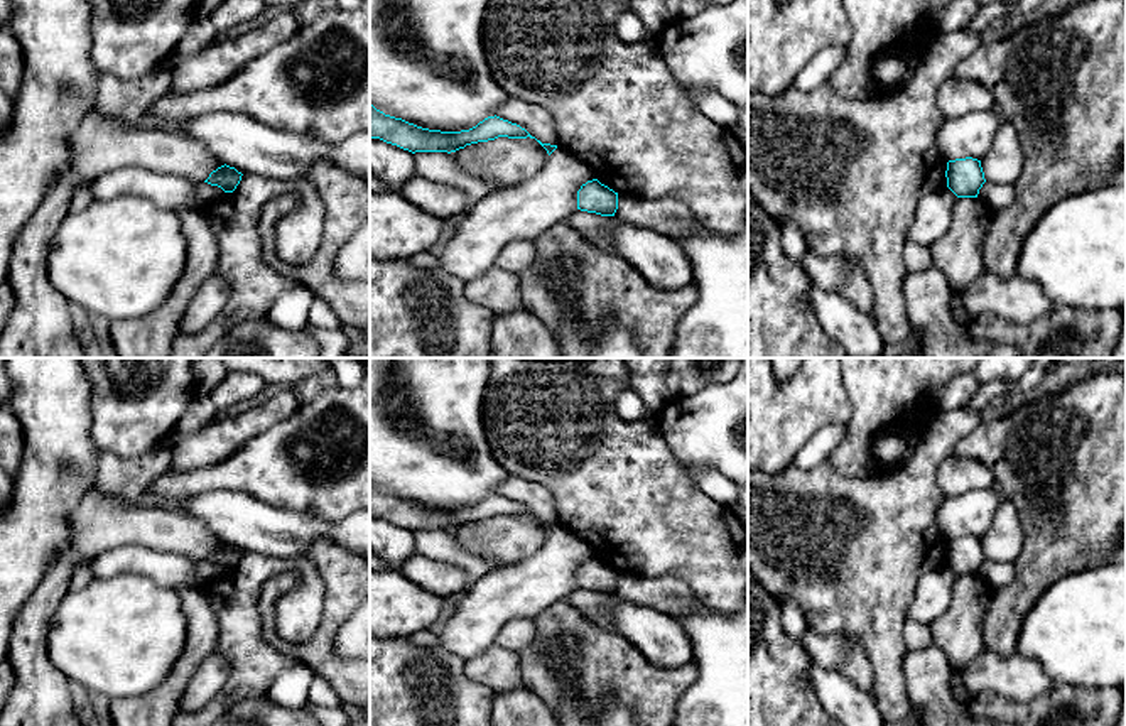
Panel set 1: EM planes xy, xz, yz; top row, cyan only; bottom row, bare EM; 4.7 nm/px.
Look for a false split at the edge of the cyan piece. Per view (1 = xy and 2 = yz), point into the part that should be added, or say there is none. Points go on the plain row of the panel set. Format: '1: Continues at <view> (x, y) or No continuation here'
1: No continuation here
2: No continuation here

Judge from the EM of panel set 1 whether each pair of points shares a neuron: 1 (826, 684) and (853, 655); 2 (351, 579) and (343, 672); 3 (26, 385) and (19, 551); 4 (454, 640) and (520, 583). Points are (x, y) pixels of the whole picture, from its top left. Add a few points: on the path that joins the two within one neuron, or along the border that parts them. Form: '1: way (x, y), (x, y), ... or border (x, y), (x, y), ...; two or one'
1: border (814, 662), (846, 676), (868, 693); two
2: way (340, 603), (326, 632), (326, 649); one
3: way (41, 426), (39, 510); one
4: way (471, 625), (503, 593); one

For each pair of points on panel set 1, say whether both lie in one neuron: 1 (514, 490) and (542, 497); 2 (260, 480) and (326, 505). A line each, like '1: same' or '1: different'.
1: same
2: same

